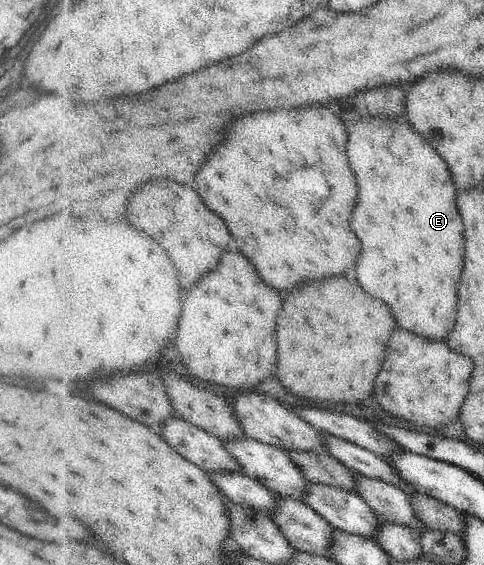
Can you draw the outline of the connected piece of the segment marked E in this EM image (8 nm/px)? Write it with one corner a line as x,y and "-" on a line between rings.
364,118
350,132
350,160
360,180
360,208
352,228
364,240
358,276
364,288
392,304
402,328
432,340
446,340
458,320
458,282
464,270
466,224
458,210
458,184
440,152
406,118

